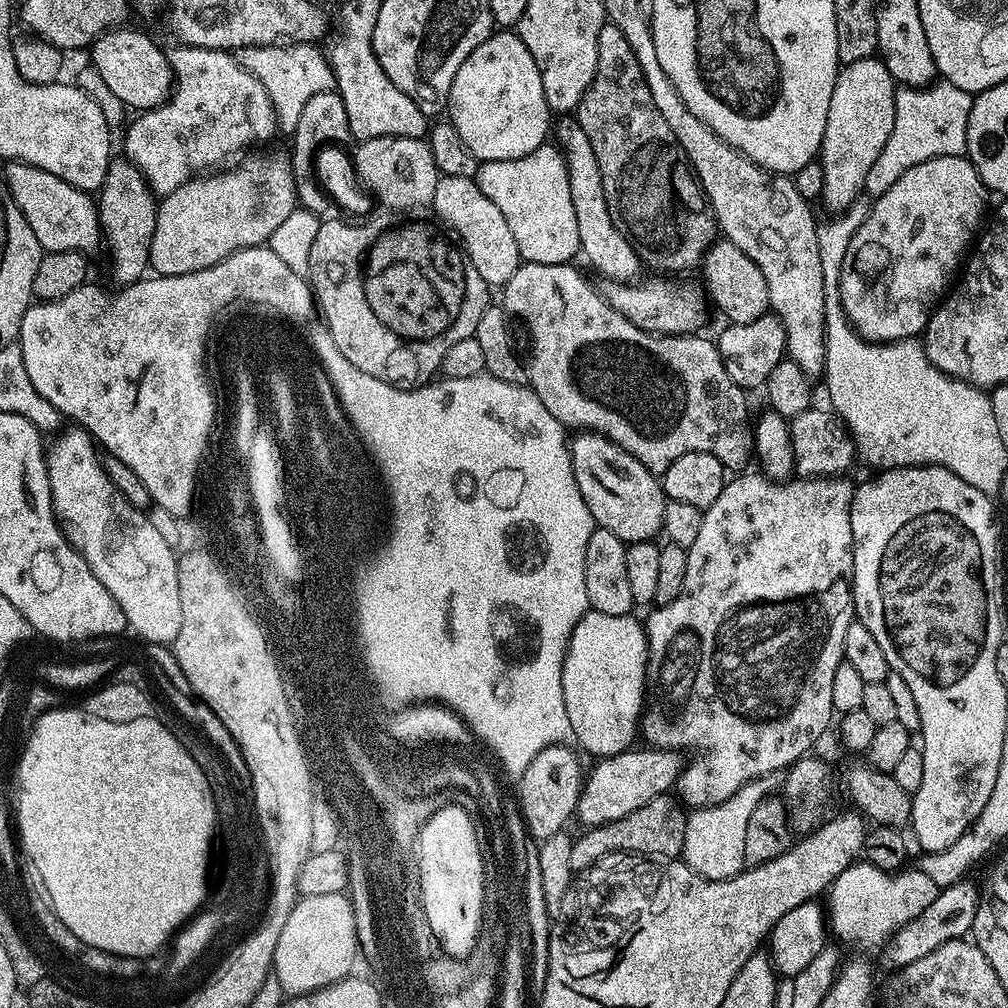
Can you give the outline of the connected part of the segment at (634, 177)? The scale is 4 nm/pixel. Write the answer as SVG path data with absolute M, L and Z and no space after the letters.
M605 23L598 34L598 66L596 77L574 109L574 119L586 130L594 158L598 158L598 170L602 170L602 190L606 194L606 206L622 234L632 243L632 249L640 255L645 265L665 268L668 274L684 274L687 268L701 263L708 247L718 239L718 225L712 206L704 195L692 164L686 158L678 138L666 126L666 118L658 114L654 98L650 98L650 86L646 86L642 66L626 42L626 34L618 26Z

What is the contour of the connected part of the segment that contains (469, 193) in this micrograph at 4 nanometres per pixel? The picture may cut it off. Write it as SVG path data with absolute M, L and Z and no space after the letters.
M441 175L438 186L434 190L431 207L460 235L459 243L469 262L482 274L489 286L502 286L518 270L522 263L518 242L514 242L514 233L506 218L502 218L502 210L482 194L471 176Z

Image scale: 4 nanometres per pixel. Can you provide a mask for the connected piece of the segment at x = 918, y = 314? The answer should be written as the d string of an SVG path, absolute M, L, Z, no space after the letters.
M967 155L939 156L918 166L910 166L910 170L886 190L886 194L871 201L872 208L870 204L862 226L858 226L846 250L840 275L840 301L844 312L865 340L910 340L923 333L928 319L953 287L965 263L966 253L981 231L984 195L986 189L982 178Z

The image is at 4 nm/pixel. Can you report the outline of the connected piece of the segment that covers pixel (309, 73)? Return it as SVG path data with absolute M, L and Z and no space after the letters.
M271 44L235 49L237 62L250 74L254 74L254 78L258 78L262 86L266 86L266 94L270 94L281 133L295 133L298 118L302 118L302 109L306 102L310 102L310 98L314 98L314 94L335 89L336 79L328 64L328 57L318 49L316 44Z

